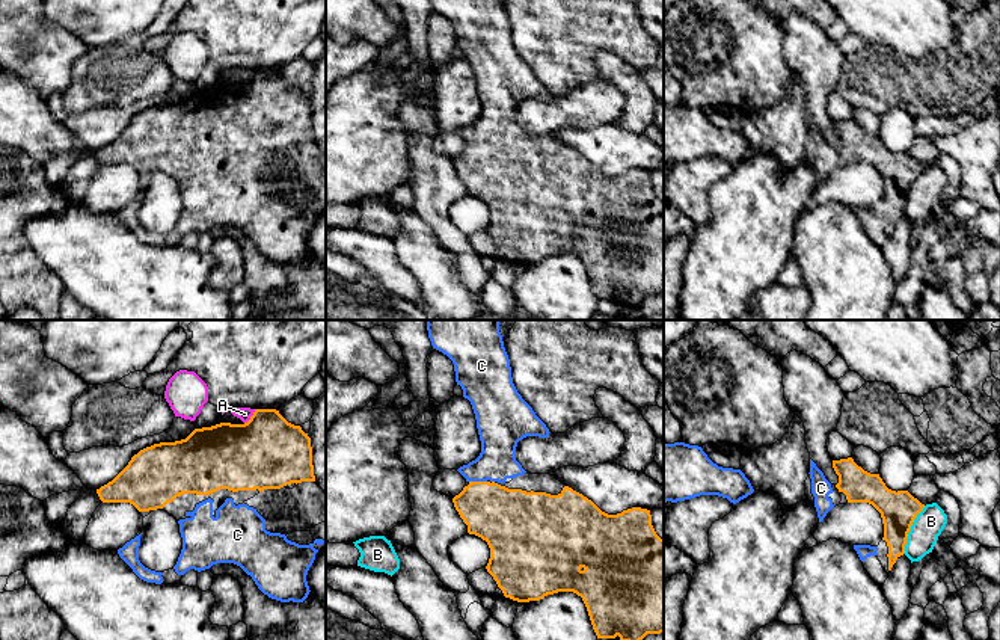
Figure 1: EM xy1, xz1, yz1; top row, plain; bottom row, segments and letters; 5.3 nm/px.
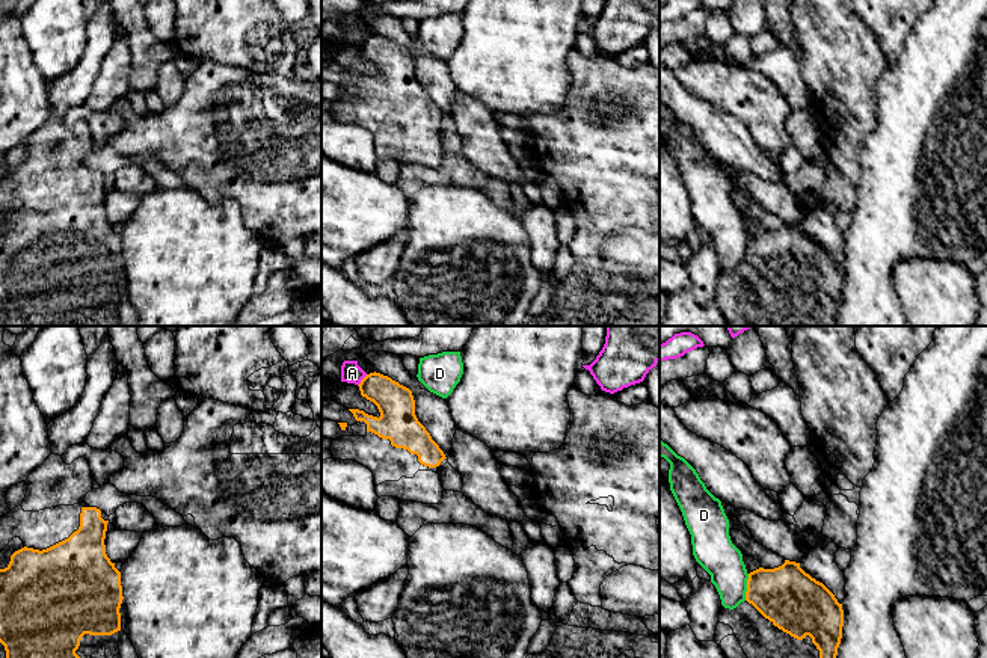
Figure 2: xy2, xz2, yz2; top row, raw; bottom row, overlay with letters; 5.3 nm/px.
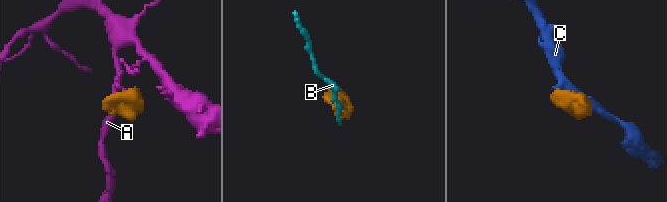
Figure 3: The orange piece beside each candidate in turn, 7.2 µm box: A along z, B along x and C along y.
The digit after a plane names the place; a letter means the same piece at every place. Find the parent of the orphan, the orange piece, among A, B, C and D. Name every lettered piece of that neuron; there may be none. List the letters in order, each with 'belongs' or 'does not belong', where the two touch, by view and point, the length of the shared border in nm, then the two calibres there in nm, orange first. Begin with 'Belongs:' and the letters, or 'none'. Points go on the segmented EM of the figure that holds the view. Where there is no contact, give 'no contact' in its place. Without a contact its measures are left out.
Belongs: C
A: does not belong; meets orange in xy1 at (251, 417); contact 100 nm long; 400 nm thick on the orange side, 70 nm on the other
B: does not belong; meets orange in yz1 at (910, 529); contact 280 nm long; 190 nm thick on the orange side, 160 nm on the other
C: belongs; meets orange in xz1 at (478, 482); contact 100 nm long; 320 nm thick on the orange side, 200 nm on the other
D: does not belong; meets orange in yz2 at (747, 587); contact 150 nm long; 320 nm thick on the orange side, 200 nm on the other

